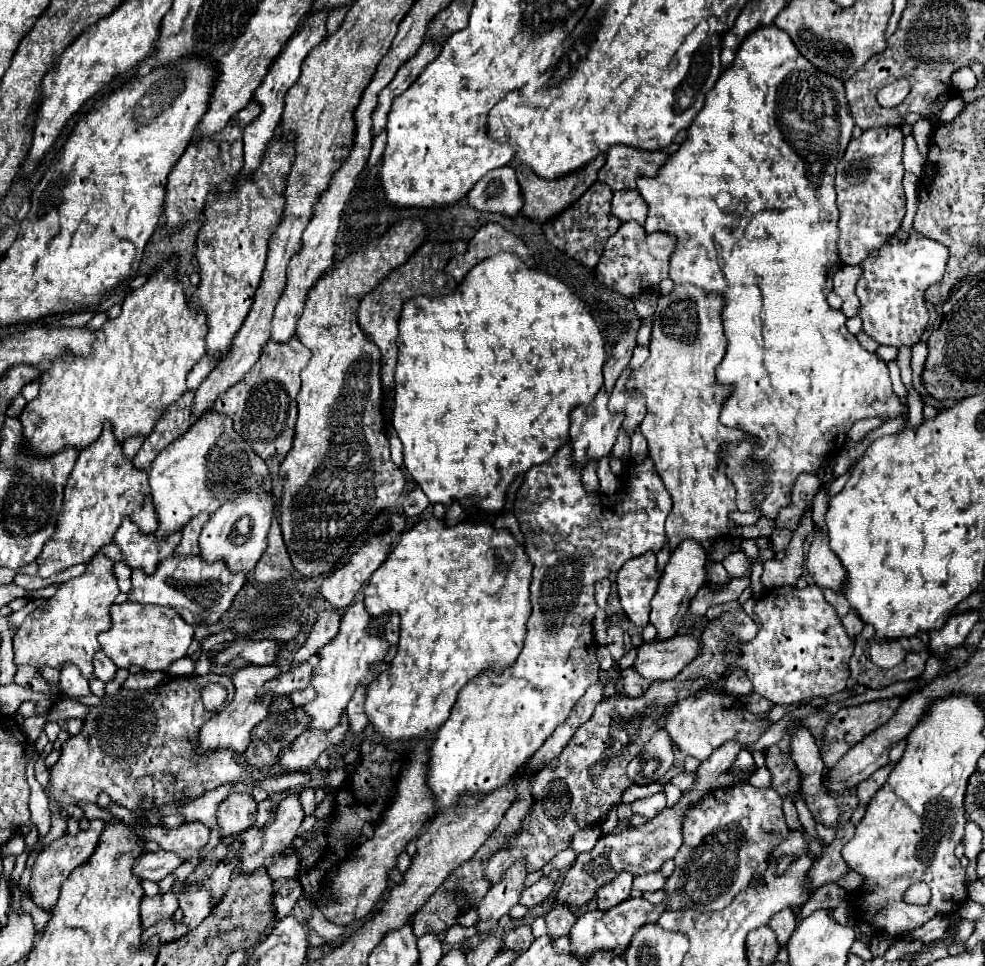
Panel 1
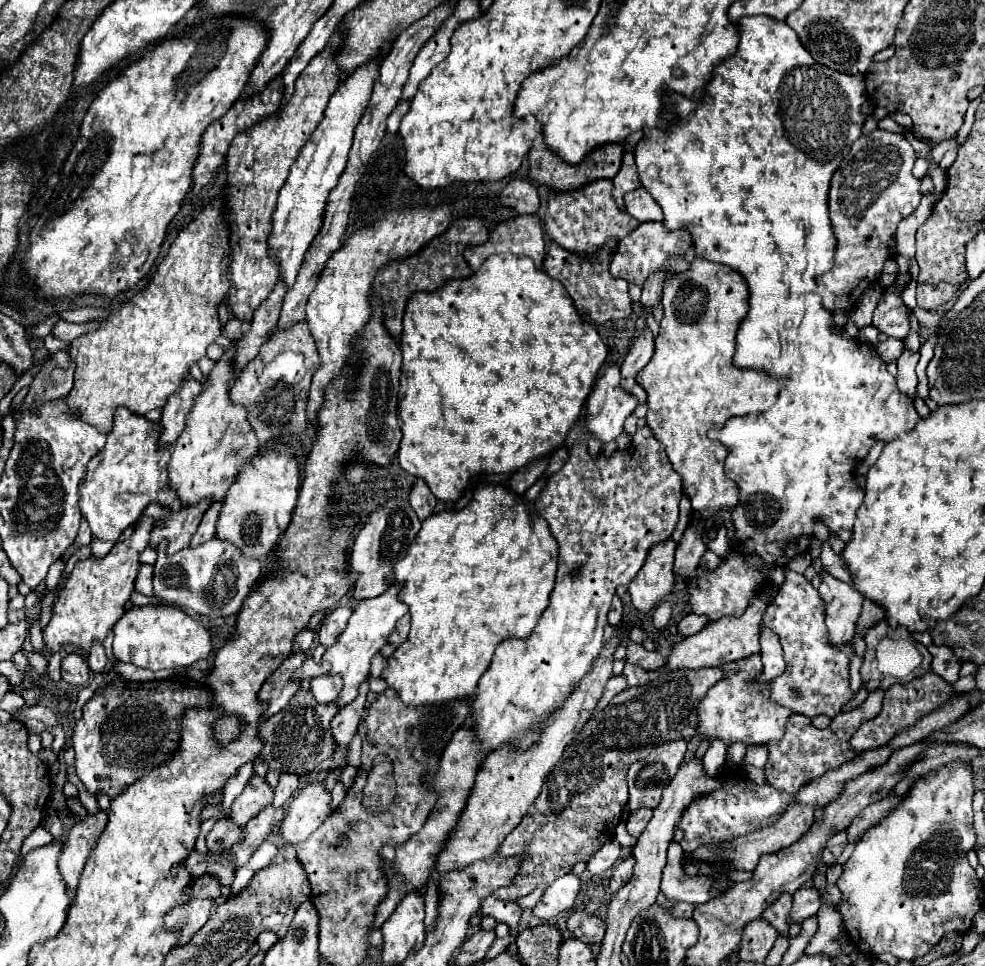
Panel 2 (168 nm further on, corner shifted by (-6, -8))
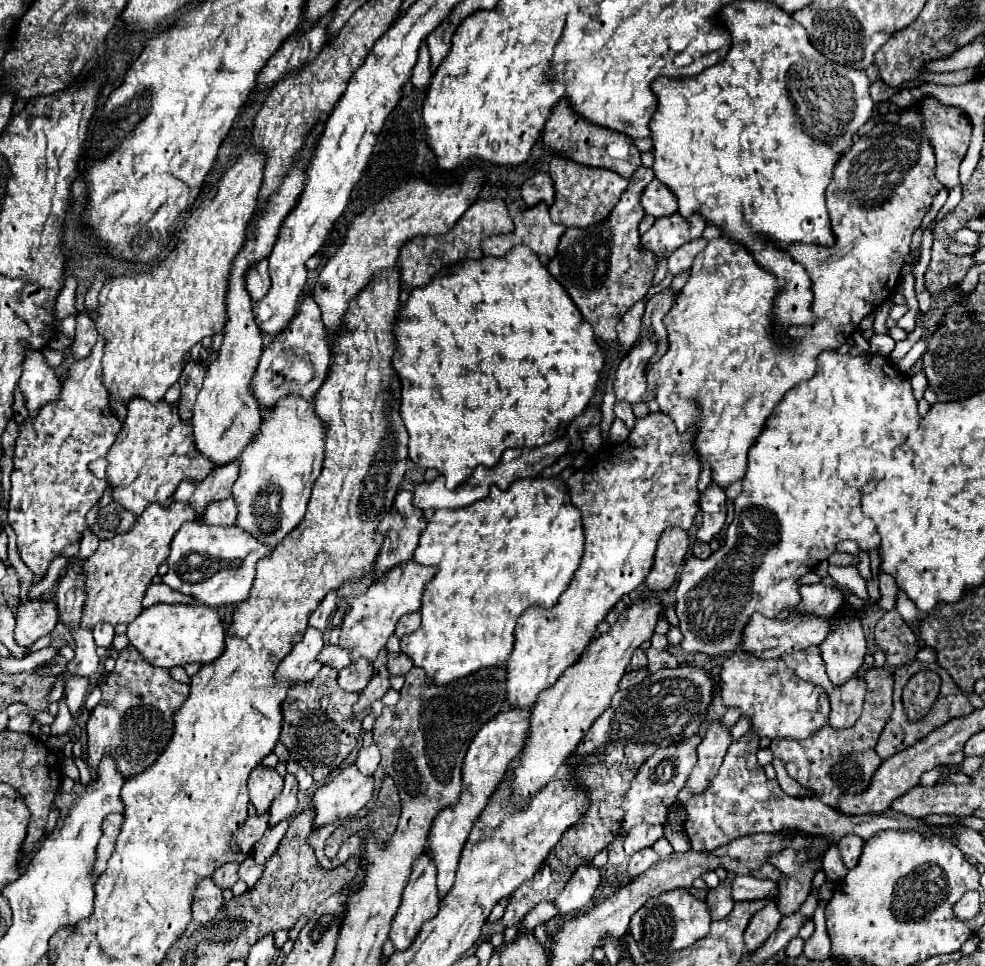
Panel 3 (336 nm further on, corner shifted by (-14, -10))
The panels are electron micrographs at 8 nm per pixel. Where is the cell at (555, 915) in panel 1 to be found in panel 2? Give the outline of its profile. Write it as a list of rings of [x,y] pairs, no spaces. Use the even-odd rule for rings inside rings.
[[[574,911],[566,919],[566,931],[584,943],[596,943],[604,937],[606,925],[596,915],[586,915],[584,911]]]

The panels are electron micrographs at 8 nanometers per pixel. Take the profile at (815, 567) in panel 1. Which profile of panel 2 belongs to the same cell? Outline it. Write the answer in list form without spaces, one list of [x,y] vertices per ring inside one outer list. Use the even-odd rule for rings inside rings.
[[[822,571],[820,577],[822,583],[818,591],[826,603],[826,627],[830,631],[830,641],[840,647],[856,633],[854,627],[860,617],[864,595],[860,595],[860,591],[856,591],[850,583],[844,583],[826,571]]]

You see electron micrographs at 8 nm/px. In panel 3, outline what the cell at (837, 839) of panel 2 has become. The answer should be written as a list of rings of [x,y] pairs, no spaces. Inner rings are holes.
[[[848,835],[848,837],[842,837],[840,843],[838,843],[838,849],[840,849],[840,855],[842,855],[842,861],[848,869],[856,867],[860,855],[862,855],[862,847],[864,847],[864,839],[856,837],[856,835]]]

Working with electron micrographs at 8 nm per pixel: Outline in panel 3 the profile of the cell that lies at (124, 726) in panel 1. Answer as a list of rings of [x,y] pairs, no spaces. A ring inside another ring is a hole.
[[[128,645],[118,653],[116,667],[100,685],[100,705],[88,719],[88,765],[98,767],[104,755],[110,755],[124,777],[132,777],[150,767],[164,751],[174,729],[174,711],[186,701],[190,687],[170,677],[168,669],[148,665],[140,653]]]

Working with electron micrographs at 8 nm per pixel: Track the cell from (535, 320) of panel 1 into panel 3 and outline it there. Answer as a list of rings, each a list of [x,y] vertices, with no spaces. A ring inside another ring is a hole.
[[[520,245],[512,247],[504,257],[482,257],[482,259],[468,259],[468,261],[458,261],[442,271],[438,271],[432,281],[420,289],[414,289],[406,301],[404,307],[400,307],[394,323],[394,343],[396,351],[392,355],[392,367],[400,377],[402,383],[402,399],[400,399],[400,415],[406,423],[408,435],[410,435],[410,451],[408,457],[428,469],[436,467],[444,477],[446,477],[446,487],[454,489],[462,481],[466,481],[478,465],[492,467],[496,461],[500,461],[502,453],[510,447],[540,447],[546,443],[552,443],[560,433],[566,431],[566,427],[584,413],[586,405],[590,403],[600,369],[604,365],[604,353],[598,347],[592,327],[584,321],[582,313],[576,309],[574,301],[568,297],[566,289],[548,273],[548,269],[538,261],[536,253],[532,249]]]

